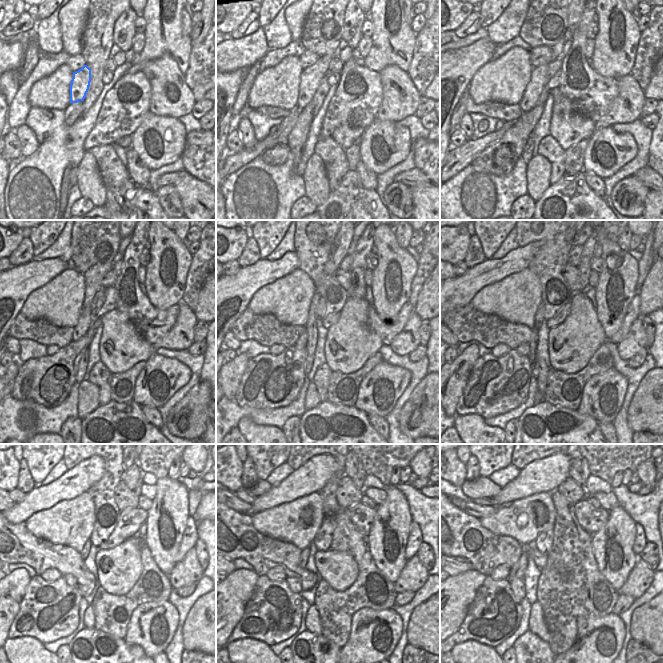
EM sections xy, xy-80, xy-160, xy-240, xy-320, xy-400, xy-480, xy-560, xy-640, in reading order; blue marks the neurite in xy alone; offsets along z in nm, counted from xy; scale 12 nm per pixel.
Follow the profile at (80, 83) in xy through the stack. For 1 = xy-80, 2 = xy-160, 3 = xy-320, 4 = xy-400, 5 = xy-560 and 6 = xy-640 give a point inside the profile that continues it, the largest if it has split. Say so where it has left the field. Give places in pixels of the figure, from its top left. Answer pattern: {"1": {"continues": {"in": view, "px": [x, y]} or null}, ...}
{"1": {"continues": {"in": "xy-80", "px": [311, 77]}}, "2": {"continues": {"in": "xy-160", "px": [537, 83]}}, "3": {"continues": {"in": "xy-320", "px": [301, 343]}}, "4": {"continues": {"in": "xy-400", "px": [523, 349]}}, "5": {"continues": {"in": "xy-560", "px": [294, 584]}}, "6": {"continues": {"in": "xy-640", "px": [517, 586]}}}

